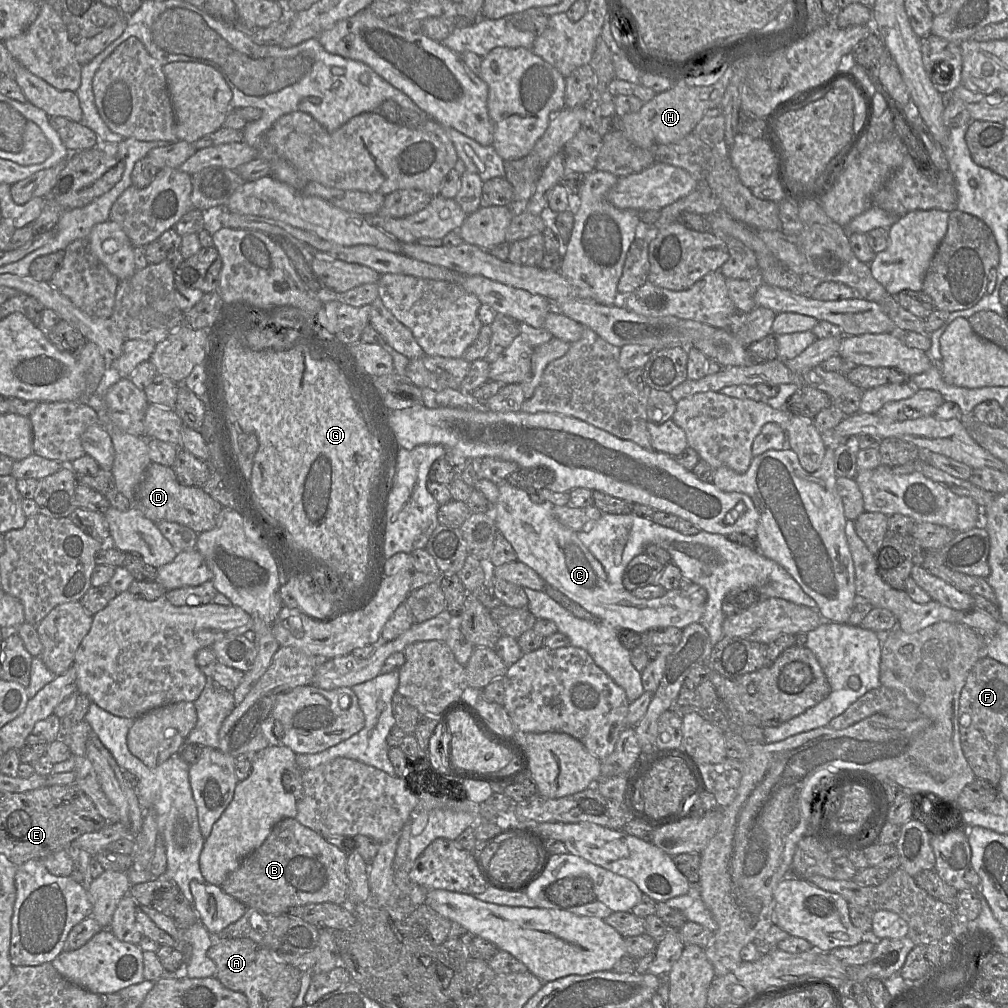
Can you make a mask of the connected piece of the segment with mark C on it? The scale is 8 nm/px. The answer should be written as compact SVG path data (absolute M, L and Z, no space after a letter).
M506 480L498 484L498 490L498 500L491 506L491 513L499 533L514 548L517 560L532 568L547 585L594 616L615 628L630 629L640 634L665 627L683 630L702 618L704 605L692 602L680 589L667 591L659 598L639 599L627 590L612 588L603 566L581 542L577 533L556 519L555 506L551 502L535 503L527 491Z

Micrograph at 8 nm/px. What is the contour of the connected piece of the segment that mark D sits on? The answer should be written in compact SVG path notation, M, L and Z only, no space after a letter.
M151 463L147 468L133 500L133 508L154 523L175 522L196 533L212 530L219 522L222 505L208 495L202 487L181 485L171 467Z

